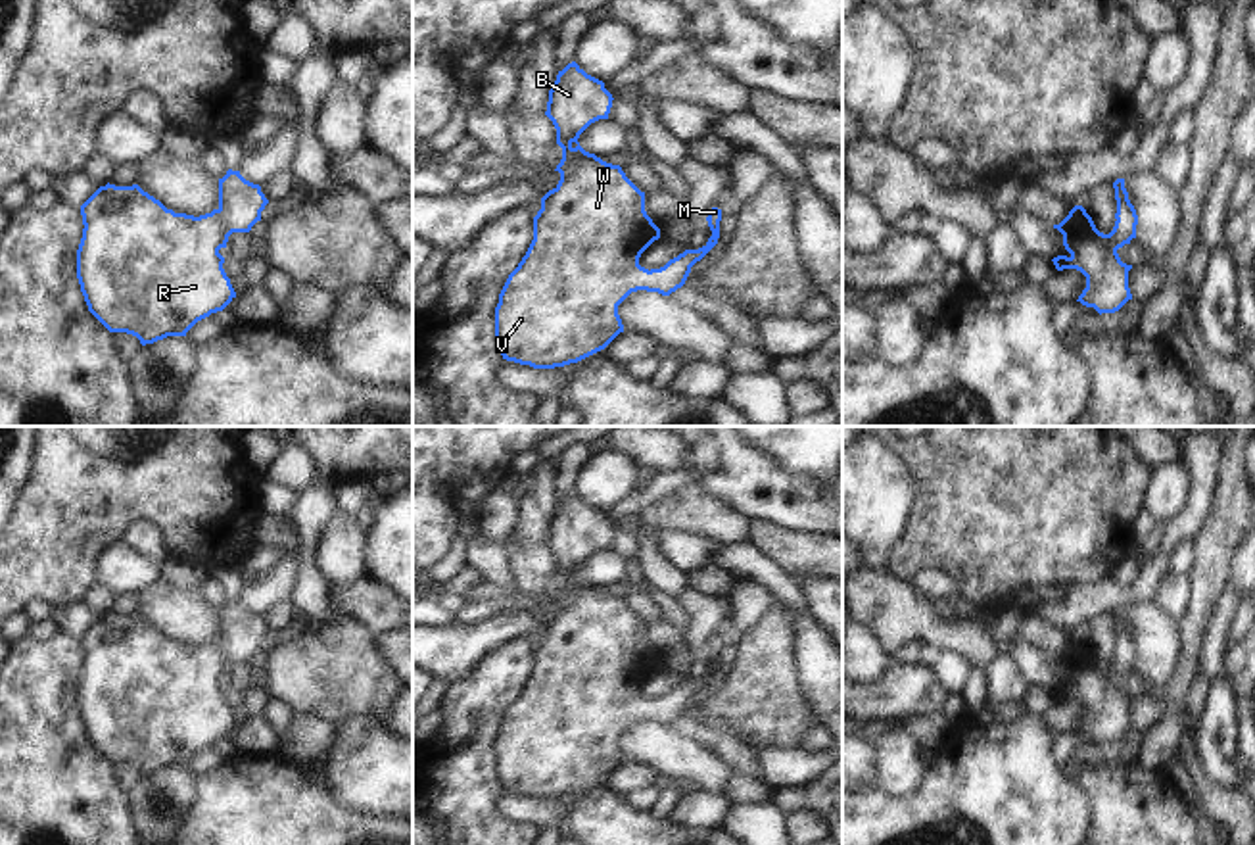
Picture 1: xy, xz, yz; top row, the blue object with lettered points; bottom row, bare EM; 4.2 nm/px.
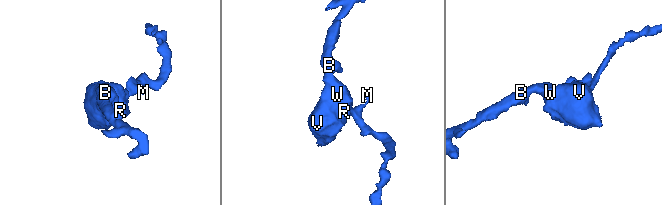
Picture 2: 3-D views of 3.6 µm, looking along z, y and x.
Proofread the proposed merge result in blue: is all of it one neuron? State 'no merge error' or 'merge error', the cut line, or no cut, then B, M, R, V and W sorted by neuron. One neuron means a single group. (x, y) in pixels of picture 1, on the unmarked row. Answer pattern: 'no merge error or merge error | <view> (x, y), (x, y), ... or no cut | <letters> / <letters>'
no merge error | no cut | B M R V W

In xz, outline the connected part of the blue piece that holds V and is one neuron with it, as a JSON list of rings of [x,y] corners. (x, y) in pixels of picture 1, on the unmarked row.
[[[576,492],[558,501],[549,520],[545,545],[553,551],[556,574],[562,578],[555,599],[560,611],[541,628],[541,640],[533,647],[533,670],[499,724],[495,774],[507,791],[555,799],[604,780],[624,762],[618,736],[631,722],[670,726],[685,714],[691,697],[718,674],[722,640],[712,638],[706,647],[712,666],[702,678],[685,680],[660,699],[639,695],[641,684],[660,668],[660,659],[645,641],[645,622],[620,595],[603,592],[578,572],[591,553],[608,549],[612,530],[604,513],[587,505]]]

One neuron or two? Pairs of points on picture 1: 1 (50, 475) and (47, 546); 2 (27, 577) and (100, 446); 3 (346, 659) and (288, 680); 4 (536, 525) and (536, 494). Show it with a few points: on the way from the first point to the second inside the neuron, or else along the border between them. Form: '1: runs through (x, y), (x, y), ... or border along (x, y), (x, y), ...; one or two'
1: runs through (50, 492), (50, 529); one
2: runs through (52, 544), (93, 479); one
3: runs through (332, 671), (302, 675); one
4: runs through (536, 517), (536, 502); one

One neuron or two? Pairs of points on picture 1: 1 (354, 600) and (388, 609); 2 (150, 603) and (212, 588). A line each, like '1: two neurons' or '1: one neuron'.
1: one neuron
2: two neurons

